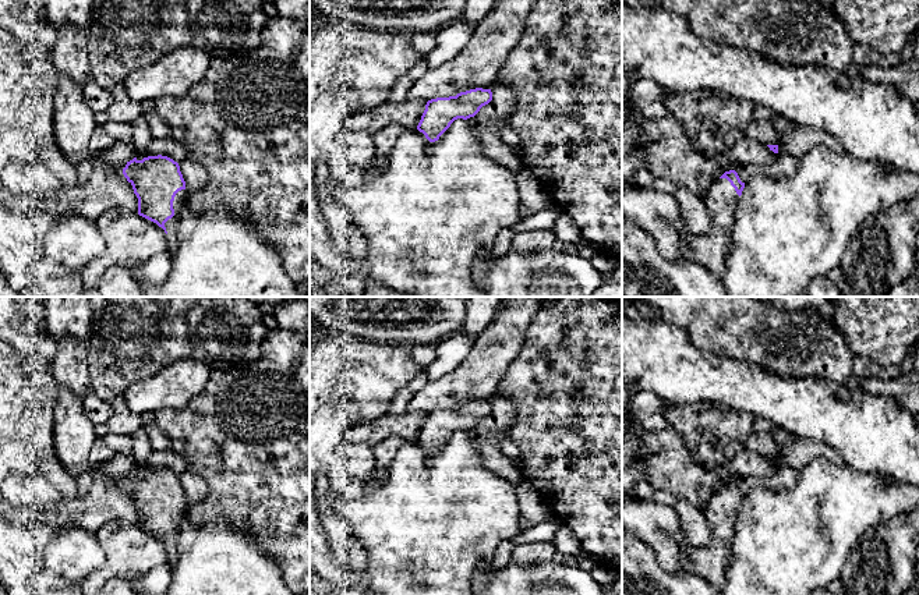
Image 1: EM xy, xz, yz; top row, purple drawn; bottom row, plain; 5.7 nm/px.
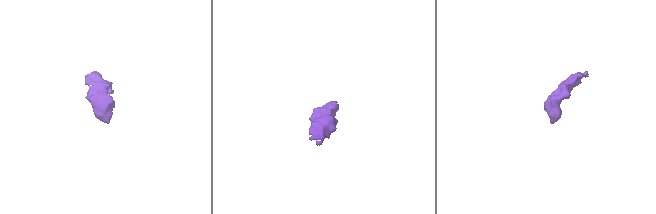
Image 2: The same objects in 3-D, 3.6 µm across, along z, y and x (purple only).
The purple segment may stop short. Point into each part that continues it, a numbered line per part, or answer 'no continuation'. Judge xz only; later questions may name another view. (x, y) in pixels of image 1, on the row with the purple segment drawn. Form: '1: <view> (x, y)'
no continuation

